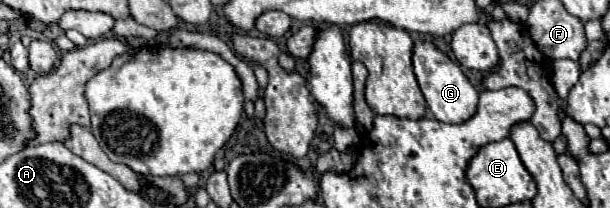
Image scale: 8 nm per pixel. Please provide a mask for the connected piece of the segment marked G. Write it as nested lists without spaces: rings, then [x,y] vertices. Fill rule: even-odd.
[[[418,41],[414,45],[414,73],[418,79],[418,85],[426,97],[426,103],[432,111],[432,115],[442,123],[460,123],[470,119],[476,113],[478,95],[480,91],[468,81],[464,71],[450,61],[446,53],[442,53],[432,41]]]

